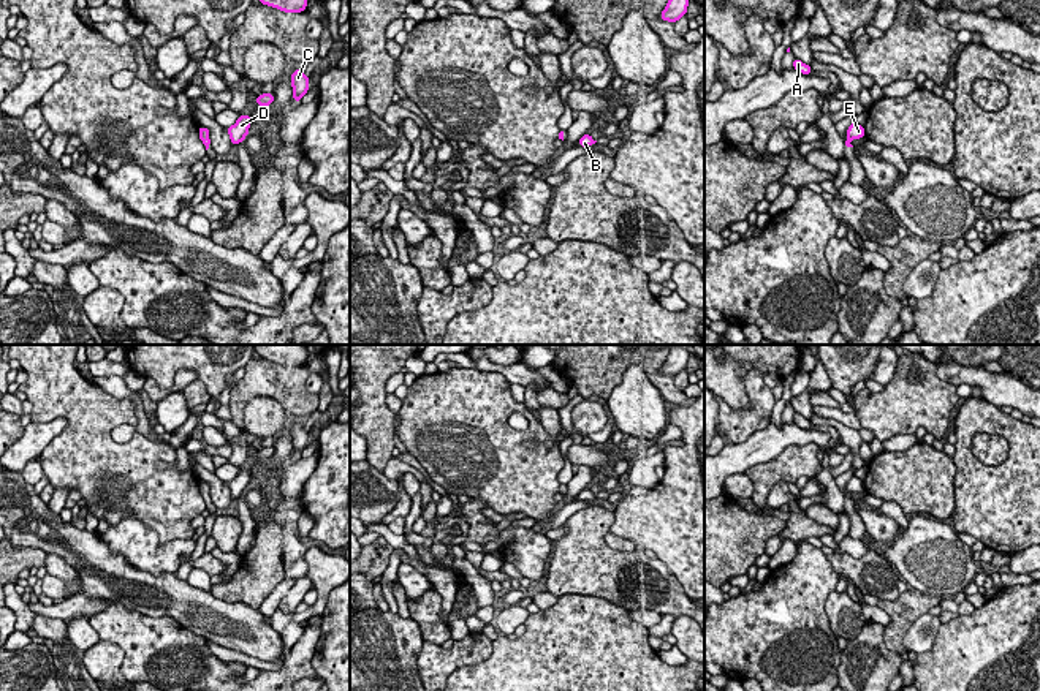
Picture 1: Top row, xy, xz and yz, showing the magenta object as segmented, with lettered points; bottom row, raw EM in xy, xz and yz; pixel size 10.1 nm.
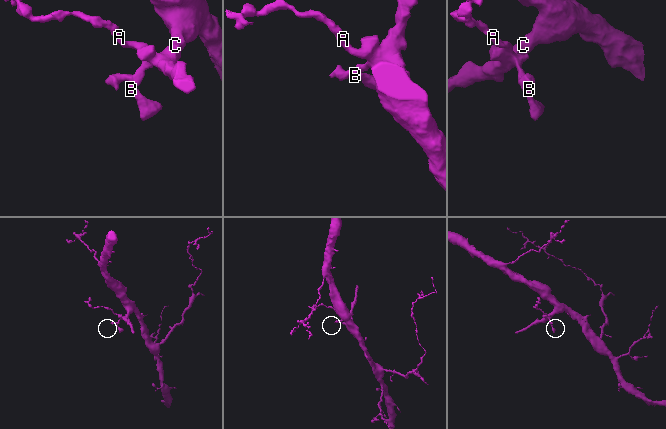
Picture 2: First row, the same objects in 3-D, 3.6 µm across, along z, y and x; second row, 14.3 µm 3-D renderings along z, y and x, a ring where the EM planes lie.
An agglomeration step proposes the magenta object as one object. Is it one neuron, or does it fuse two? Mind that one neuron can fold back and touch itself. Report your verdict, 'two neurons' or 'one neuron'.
one neuron

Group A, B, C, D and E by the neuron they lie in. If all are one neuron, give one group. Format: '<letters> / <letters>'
A B C D E

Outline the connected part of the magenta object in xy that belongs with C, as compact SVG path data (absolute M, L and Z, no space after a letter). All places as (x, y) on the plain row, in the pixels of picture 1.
M296 424L291 427L291 441L293 441L293 452L298 457L309 444L310 433L304 429L302 424Z

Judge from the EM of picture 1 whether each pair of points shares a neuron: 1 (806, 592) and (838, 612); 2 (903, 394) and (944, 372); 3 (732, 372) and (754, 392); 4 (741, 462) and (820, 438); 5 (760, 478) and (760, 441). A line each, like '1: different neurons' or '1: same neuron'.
1: different neurons
2: different neurons
3: different neurons
4: same neuron
5: different neurons

